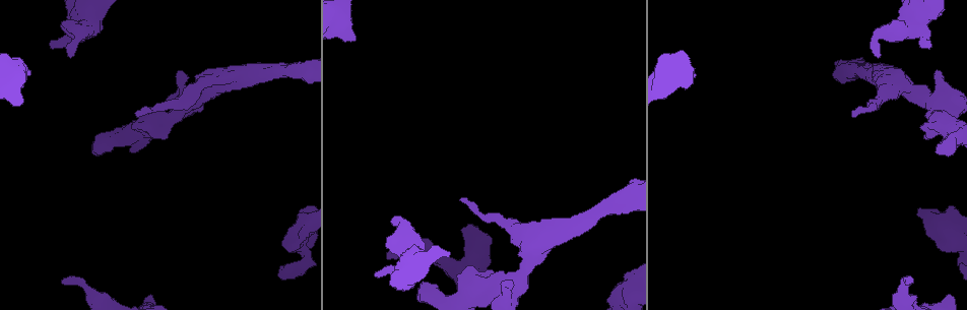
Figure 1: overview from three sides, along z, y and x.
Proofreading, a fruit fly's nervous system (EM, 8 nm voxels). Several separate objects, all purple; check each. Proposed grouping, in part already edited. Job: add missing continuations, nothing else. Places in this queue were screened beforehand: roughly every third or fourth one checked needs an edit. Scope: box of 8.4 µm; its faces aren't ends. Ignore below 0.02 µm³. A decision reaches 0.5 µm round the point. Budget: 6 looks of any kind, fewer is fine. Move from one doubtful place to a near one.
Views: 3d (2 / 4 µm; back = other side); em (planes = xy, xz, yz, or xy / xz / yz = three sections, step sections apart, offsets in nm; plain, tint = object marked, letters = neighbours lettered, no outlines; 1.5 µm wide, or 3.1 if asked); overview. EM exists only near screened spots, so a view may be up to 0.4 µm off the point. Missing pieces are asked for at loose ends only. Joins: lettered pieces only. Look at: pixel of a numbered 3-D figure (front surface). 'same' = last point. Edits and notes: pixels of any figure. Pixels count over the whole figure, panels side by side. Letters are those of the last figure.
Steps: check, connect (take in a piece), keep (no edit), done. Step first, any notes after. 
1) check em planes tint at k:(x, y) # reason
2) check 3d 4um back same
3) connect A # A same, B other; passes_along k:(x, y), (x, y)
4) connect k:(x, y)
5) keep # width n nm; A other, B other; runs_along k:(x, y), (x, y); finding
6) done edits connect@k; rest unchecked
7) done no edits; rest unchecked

check em planes letters at 1:(181, 71) # branch stops here

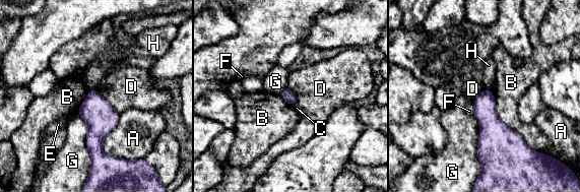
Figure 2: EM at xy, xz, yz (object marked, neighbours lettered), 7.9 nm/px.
keep # longest_contact B 550 nm; A other, B other, C other, D other, E other, F other, G other, H other; border 2:(95, 90), (119, 114); no lettered piece goes on from it

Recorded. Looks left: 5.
check em planes letters at 1:(356, 38) # free end

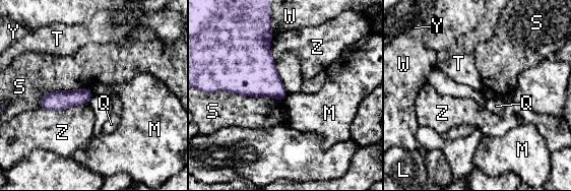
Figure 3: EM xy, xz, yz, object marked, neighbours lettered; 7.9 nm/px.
keep # L other, M other, Q other, S other, T other, W other, Y other, Z other; border 3:(287, 94), (283, 100); none of them fits

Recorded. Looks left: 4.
check em yz step 8 letters at 1:(853, 112) # free end

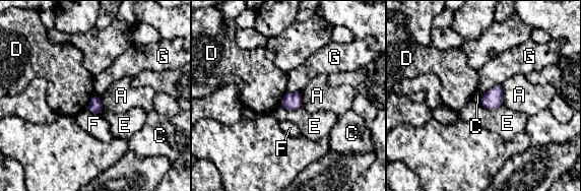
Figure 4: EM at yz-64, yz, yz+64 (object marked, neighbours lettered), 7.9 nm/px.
keep # A other, C other, D other, E other, F other, G other; border 4:(93, 94), (86, 109); no lettered piece goes on from it

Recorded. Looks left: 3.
done no edits; rest unchecked

